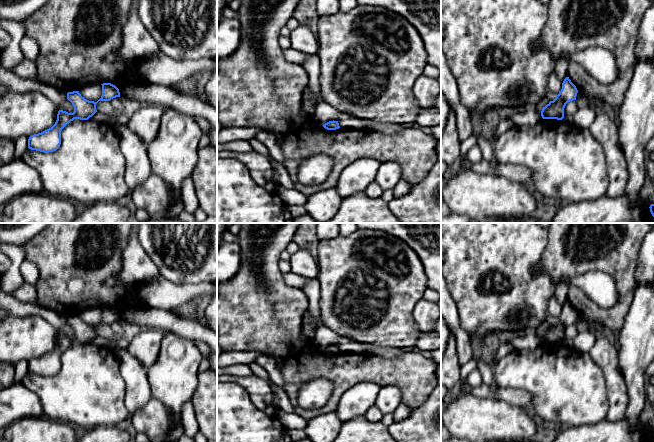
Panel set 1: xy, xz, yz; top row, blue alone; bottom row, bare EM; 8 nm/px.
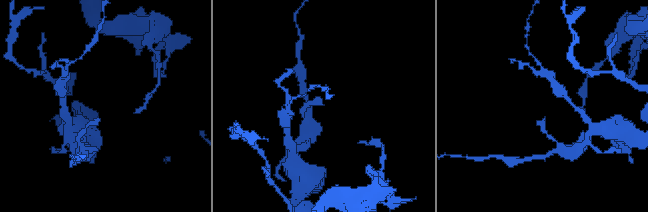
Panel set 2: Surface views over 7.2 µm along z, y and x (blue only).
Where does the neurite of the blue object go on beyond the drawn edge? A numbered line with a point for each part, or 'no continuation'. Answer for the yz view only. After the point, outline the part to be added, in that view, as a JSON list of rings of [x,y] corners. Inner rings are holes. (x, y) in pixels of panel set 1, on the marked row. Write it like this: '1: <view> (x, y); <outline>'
no continuation

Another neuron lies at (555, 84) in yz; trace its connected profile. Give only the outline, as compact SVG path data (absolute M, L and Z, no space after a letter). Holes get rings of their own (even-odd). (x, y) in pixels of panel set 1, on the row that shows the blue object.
M554 73L550 75L548 86L550 91L553 92L555 95L558 95L561 91L562 83L563 81L561 81Z

